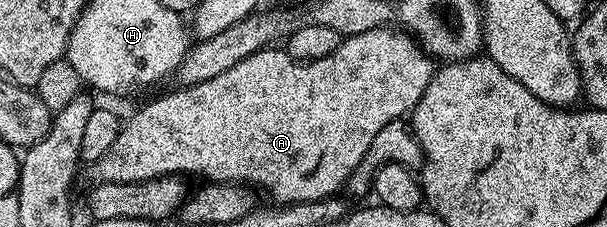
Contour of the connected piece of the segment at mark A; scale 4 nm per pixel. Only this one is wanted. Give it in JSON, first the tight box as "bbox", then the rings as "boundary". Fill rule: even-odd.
{"bbox":[104,26,434,206],"boundary":[[[392,26],[366,30],[357,36],[341,39],[338,50],[321,60],[296,60],[288,55],[283,47],[273,46],[264,48],[260,52],[250,54],[242,62],[230,66],[226,74],[218,74],[218,78],[210,78],[204,82],[178,86],[166,94],[156,97],[138,109],[128,120],[121,125],[121,130],[107,152],[110,160],[104,160],[104,178],[112,183],[145,182],[162,176],[187,176],[196,174],[204,176],[210,182],[222,184],[243,184],[253,189],[265,188],[273,196],[275,203],[280,206],[289,204],[310,204],[313,200],[325,200],[328,196],[336,196],[339,188],[343,189],[356,171],[356,167],[364,161],[364,155],[370,150],[370,142],[374,142],[374,134],[382,130],[390,122],[407,117],[416,103],[422,98],[426,86],[430,86],[434,71],[433,57],[429,56],[407,32],[397,30]]]}

